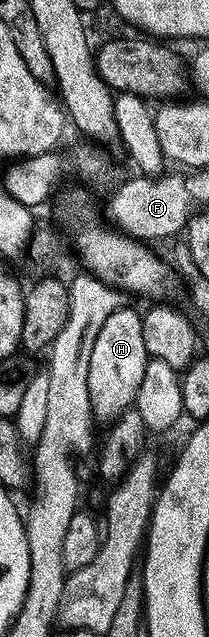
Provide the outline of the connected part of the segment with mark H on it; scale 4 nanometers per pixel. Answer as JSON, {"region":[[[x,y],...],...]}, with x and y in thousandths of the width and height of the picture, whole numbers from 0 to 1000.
{"region":[[[526,507],[488,513],[455,531],[445,551],[426,557],[426,626],[435,647],[483,662],[545,662],[603,642],[646,634],[660,608],[713,562],[694,545],[679,509],[555,510]]]}

